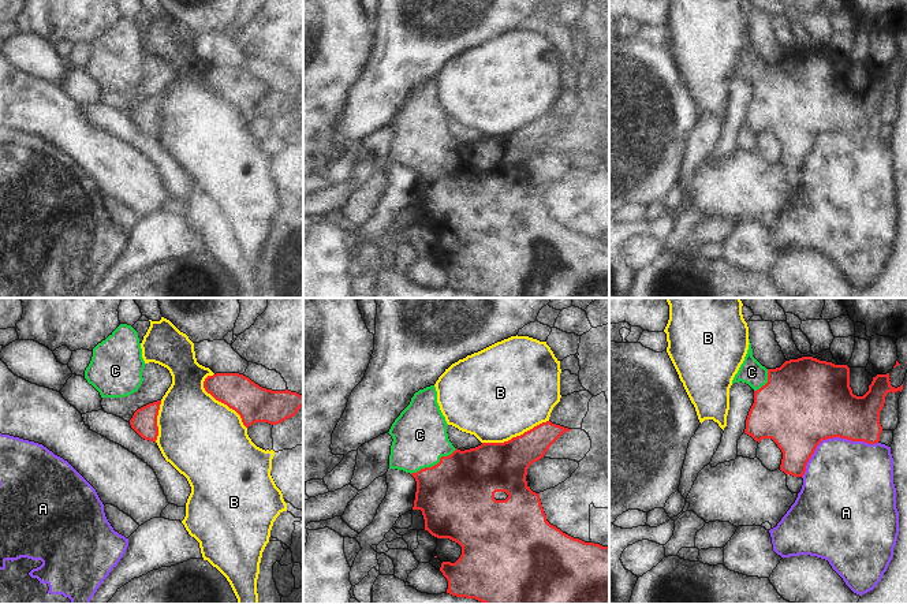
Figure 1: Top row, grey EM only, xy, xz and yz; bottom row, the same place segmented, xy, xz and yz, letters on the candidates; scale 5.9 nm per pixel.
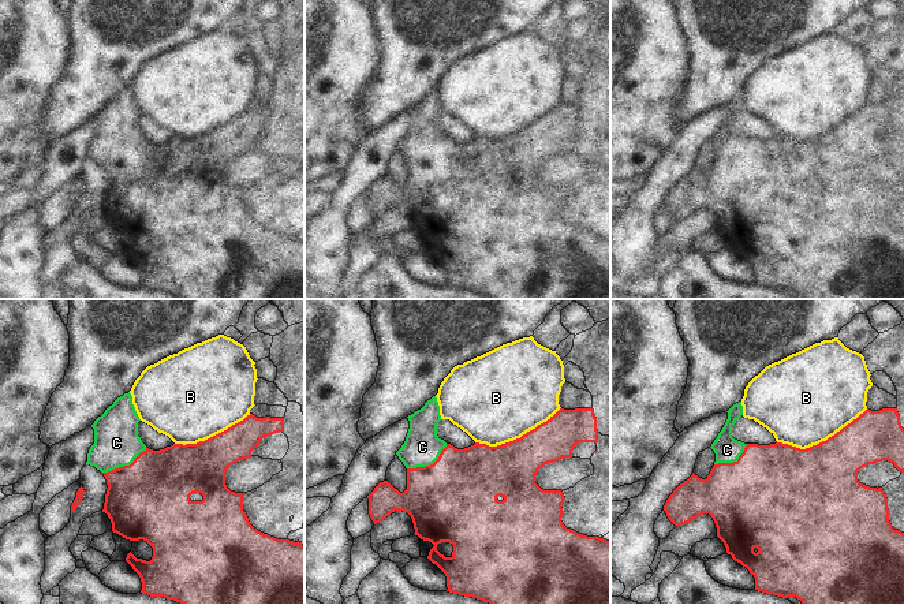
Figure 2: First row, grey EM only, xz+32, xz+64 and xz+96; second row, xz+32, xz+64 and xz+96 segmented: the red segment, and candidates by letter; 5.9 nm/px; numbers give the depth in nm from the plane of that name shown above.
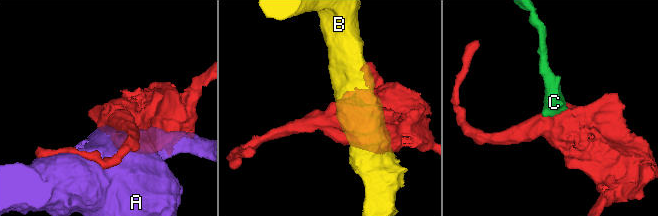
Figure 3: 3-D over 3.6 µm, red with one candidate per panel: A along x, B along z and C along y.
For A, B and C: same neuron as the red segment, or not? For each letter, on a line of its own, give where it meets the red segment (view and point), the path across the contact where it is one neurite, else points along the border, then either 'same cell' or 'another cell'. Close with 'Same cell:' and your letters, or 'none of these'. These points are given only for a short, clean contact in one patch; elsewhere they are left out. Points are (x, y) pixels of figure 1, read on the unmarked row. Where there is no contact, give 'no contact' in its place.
A: yz (831, 131) | another cell
B: xy (221, 96) | another cell
C: xz (435, 159) | across xz (456, 190), (435, 159), (421, 141), (420, 129) | same cell
Same cell: C

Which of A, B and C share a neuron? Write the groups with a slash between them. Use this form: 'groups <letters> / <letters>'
groups A / B / C

